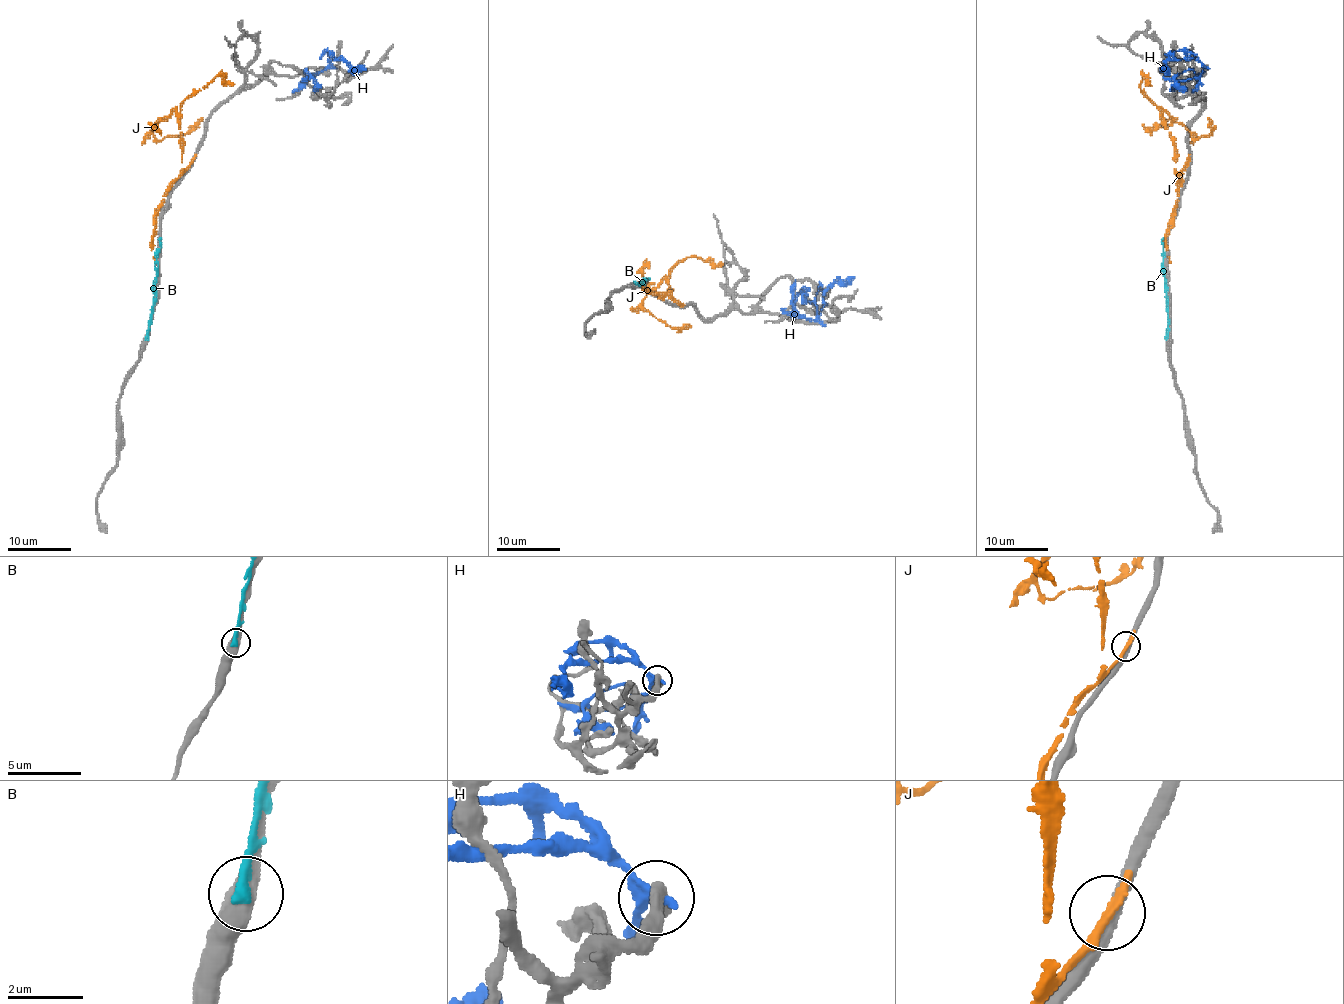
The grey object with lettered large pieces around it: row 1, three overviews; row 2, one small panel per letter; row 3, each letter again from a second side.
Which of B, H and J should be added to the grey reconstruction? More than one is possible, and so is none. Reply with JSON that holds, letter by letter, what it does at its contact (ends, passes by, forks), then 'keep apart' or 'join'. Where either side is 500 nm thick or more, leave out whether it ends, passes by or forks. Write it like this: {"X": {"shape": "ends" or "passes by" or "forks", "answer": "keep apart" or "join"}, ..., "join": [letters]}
{"B": {"answer": "keep apart"}, "H": {"shape": "passes by", "answer": "keep apart"}, "J": {"shape": "ends", "answer": "keep apart"}, "join": []}

